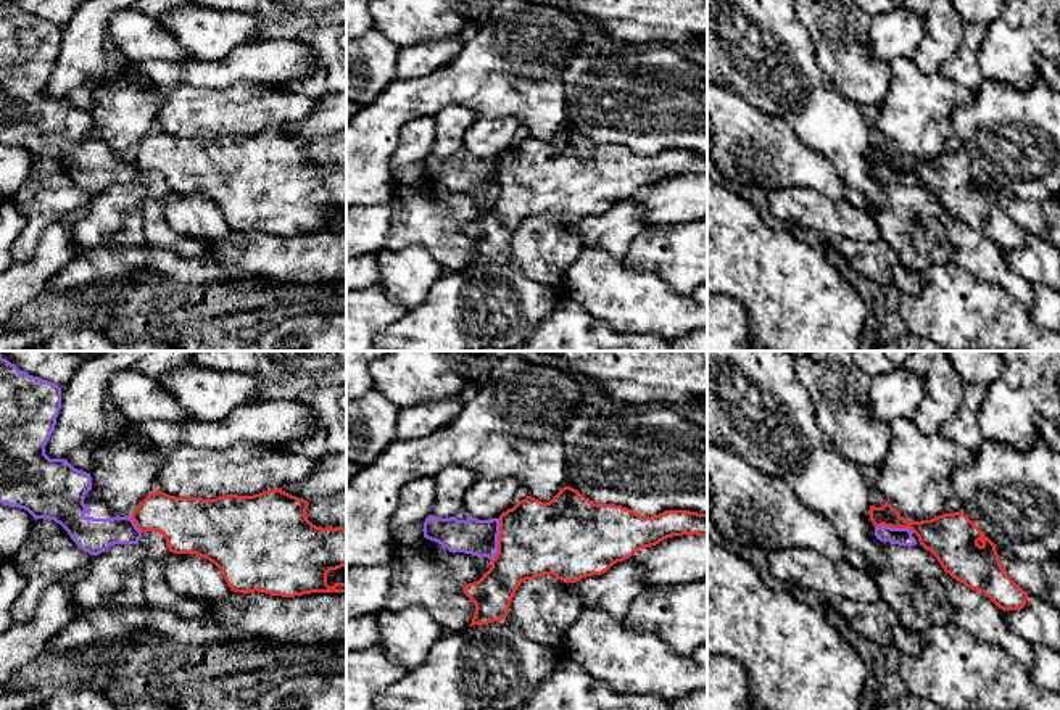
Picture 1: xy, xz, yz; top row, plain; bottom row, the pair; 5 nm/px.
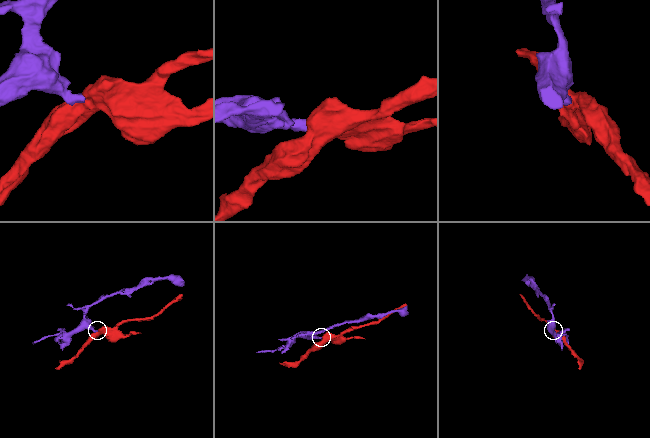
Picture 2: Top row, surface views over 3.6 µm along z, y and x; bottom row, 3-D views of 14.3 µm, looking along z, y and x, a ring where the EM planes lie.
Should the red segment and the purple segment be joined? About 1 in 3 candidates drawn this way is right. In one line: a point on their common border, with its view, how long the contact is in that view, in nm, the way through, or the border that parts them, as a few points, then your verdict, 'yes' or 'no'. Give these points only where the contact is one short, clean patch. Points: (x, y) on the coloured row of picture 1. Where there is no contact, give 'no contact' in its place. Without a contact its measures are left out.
xz (498, 540) | 220 nm | along xz (500, 519), (498, 553), (492, 561) | no

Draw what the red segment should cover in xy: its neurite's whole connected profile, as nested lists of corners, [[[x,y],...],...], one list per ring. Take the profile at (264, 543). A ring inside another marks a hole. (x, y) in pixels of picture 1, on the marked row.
[[[282,488],[253,496],[216,499],[150,493],[132,512],[142,533],[158,531],[174,554],[197,554],[213,562],[234,592],[295,597],[311,592],[346,592],[346,583],[327,584],[327,573],[346,567],[346,526],[322,528],[306,517],[308,501]]]

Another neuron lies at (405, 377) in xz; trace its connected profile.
[[[387,351],[371,364],[369,370],[374,388],[400,409],[461,394],[466,386],[466,382],[449,367],[445,351]]]

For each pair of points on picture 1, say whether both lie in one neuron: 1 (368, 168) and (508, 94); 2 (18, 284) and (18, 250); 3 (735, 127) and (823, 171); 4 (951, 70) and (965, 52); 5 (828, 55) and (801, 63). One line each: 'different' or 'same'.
1: same
2: different
3: same
4: same
5: different

